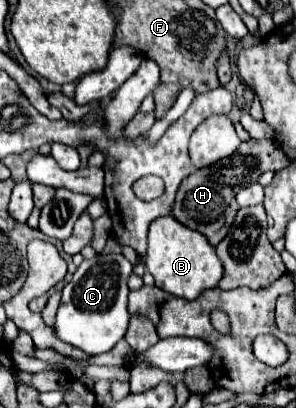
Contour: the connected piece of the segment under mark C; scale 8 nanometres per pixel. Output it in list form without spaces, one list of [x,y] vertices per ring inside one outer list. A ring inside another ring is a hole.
[[[97,254],[91,260],[83,260],[73,280],[65,284],[61,306],[57,310],[55,332],[63,342],[81,348],[83,352],[97,356],[111,350],[129,328],[127,280],[133,272],[131,262],[123,254]]]

